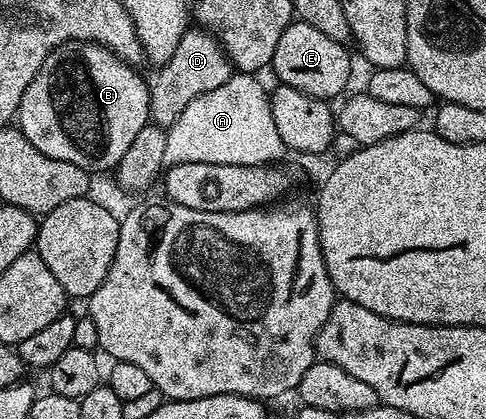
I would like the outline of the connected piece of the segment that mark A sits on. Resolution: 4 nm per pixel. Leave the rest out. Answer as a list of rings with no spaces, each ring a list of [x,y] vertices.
[[[236,72],[227,82],[222,83],[221,87],[216,90],[209,91],[207,94],[201,95],[199,98],[193,99],[185,111],[181,111],[181,115],[177,120],[171,124],[166,130],[167,142],[165,143],[165,162],[167,165],[176,165],[177,163],[229,163],[230,165],[269,165],[272,163],[282,162],[283,156],[289,153],[288,147],[285,143],[281,143],[281,135],[277,135],[277,127],[273,124],[273,111],[271,110],[271,98],[268,90],[263,90],[263,85],[259,82],[258,76],[250,73]]]

